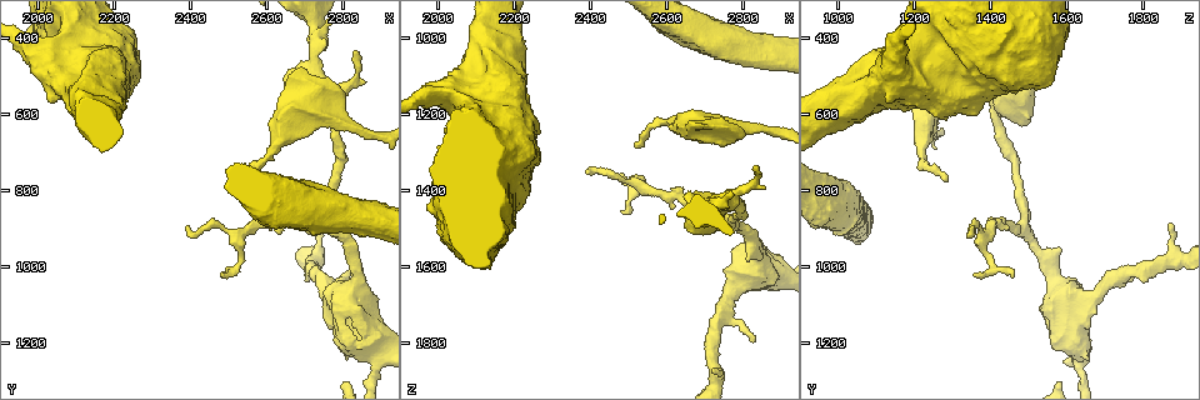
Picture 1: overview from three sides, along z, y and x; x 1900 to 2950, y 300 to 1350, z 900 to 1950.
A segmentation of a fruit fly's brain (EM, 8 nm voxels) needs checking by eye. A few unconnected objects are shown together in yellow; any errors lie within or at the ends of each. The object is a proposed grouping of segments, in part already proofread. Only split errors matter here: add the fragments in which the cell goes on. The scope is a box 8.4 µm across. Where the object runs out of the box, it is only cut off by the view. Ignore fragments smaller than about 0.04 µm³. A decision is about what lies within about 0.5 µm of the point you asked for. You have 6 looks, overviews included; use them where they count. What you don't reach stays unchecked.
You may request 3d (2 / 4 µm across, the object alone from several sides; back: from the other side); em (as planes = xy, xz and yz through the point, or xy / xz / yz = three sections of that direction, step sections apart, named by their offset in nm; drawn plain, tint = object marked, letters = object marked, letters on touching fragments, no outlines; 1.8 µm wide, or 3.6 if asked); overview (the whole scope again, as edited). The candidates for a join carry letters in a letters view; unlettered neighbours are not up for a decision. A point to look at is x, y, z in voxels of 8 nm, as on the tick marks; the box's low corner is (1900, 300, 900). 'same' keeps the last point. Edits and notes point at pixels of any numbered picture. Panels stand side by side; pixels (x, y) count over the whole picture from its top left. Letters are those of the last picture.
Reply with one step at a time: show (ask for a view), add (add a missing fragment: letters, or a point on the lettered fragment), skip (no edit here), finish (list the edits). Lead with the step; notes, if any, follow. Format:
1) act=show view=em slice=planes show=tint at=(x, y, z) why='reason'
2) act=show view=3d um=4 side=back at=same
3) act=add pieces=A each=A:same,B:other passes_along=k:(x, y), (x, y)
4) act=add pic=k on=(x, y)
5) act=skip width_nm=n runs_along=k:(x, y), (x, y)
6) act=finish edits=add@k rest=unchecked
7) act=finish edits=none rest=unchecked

act=show view=3d um=4 at=(2715, 890, 1875) why='branch stops here'

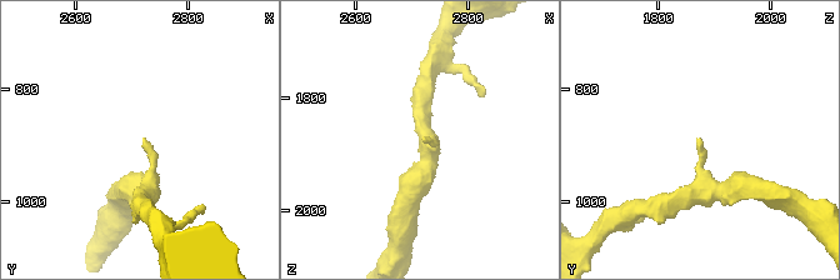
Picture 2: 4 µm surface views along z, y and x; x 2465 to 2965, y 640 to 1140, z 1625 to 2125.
act=show view=em slice=yz step=16 show=letters at=(2720, 895, 1865) why='now the EM'

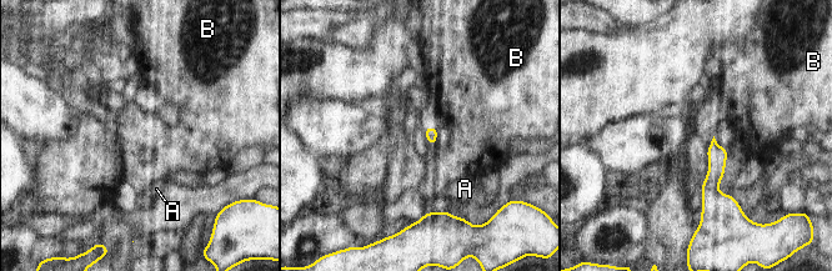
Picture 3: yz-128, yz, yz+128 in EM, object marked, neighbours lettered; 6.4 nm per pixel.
act=show view=em slice=planes show=letters at=same why='another direction'

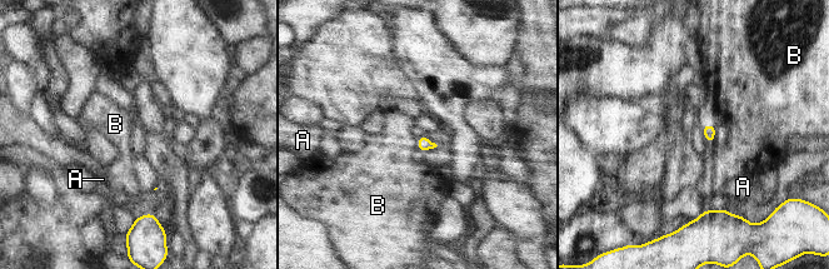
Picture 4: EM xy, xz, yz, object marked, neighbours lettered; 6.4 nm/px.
act=skip each=A:other,B:other border=4:(713, 140), (709, 144) found='no lettered fragment goes on from it'

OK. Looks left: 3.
act=show view=em slice=yz step=4 show=letters at=(2515, 775, 1280)

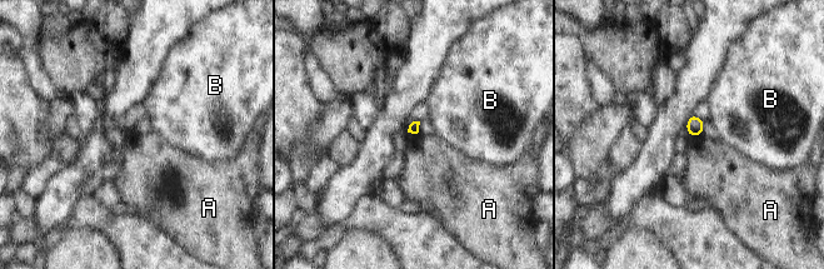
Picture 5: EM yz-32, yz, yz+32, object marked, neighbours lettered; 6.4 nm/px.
act=show view=em slice=planes show=letters at=same why='another direction'

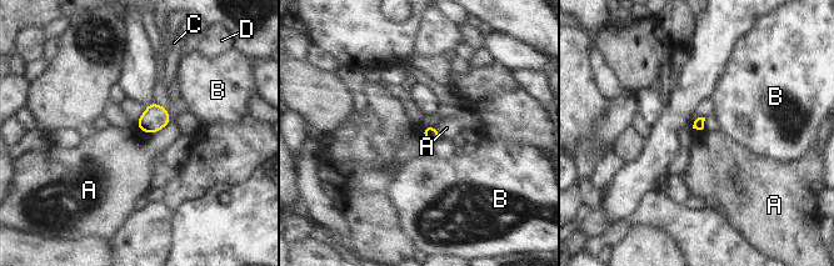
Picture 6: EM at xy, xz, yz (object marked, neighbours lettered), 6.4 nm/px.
act=skip longest_contact=A:220nm each=A:other,B:other,C:other,D:other border=6:(170, 121), (154, 132), (136, 128) found='no lettered fragment goes on from it'

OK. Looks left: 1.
act=finish edits=none rest=unchecked

